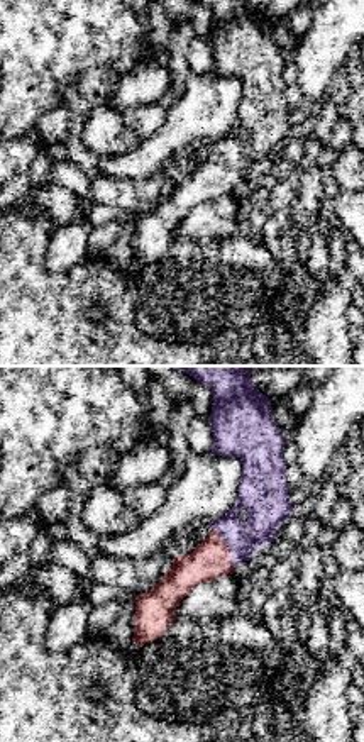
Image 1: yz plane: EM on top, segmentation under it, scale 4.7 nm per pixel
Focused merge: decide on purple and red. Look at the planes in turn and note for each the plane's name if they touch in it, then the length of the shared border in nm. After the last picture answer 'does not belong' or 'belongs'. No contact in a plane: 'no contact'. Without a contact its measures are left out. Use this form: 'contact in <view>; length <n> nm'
contact in yz; length 240 nm

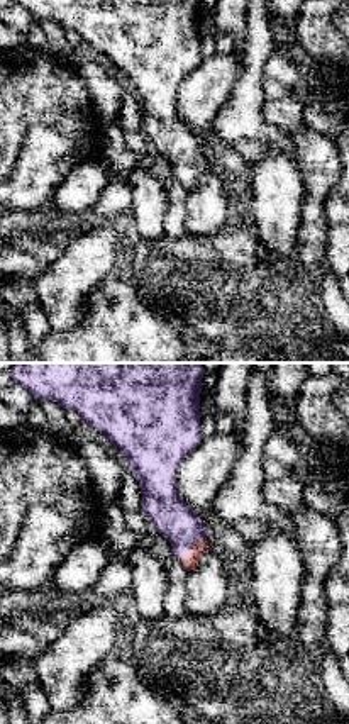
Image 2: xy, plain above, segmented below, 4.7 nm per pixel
contact in xy; length 180 nm

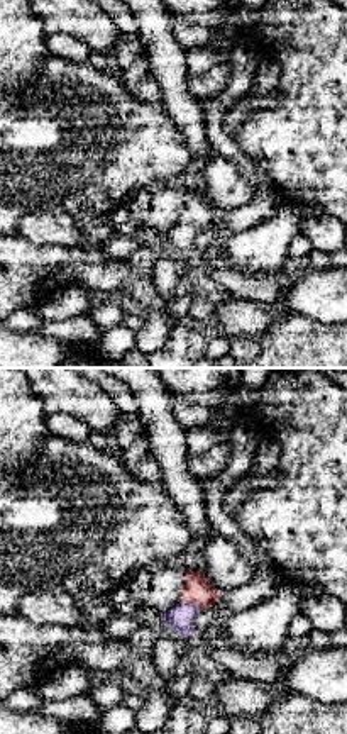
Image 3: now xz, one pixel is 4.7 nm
contact in xz; length 110 nm

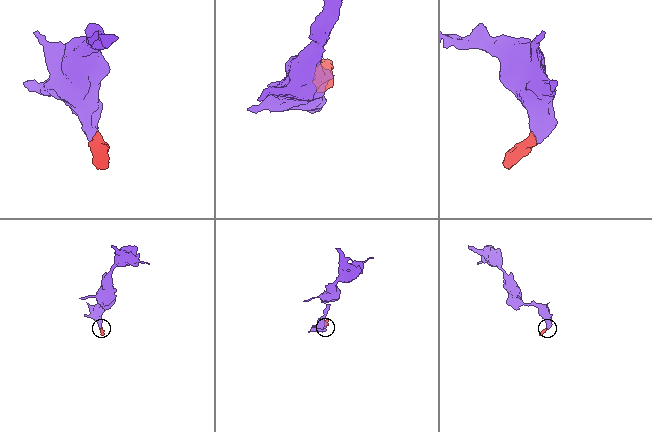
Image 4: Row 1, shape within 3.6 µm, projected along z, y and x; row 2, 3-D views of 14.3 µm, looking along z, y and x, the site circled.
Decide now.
belongs

